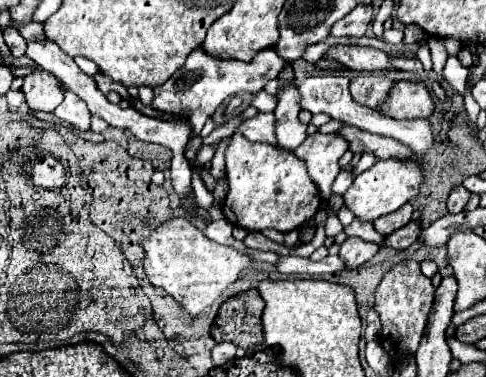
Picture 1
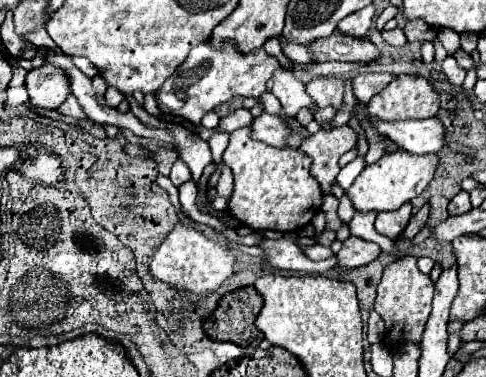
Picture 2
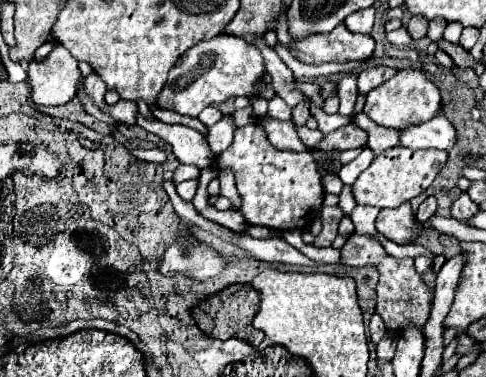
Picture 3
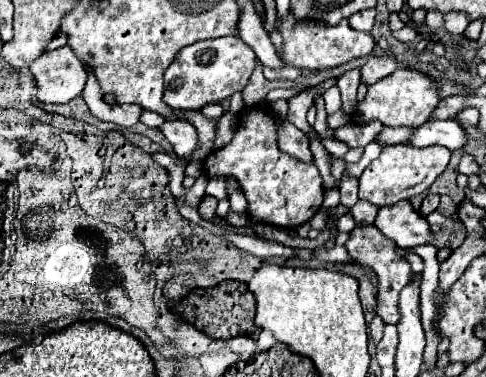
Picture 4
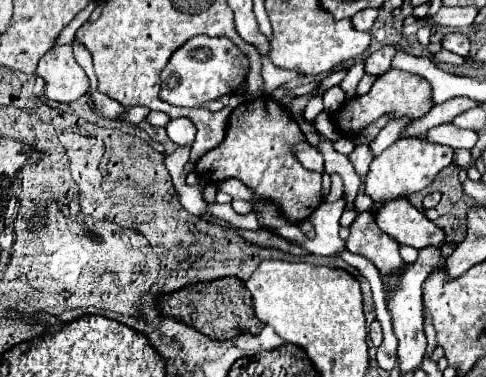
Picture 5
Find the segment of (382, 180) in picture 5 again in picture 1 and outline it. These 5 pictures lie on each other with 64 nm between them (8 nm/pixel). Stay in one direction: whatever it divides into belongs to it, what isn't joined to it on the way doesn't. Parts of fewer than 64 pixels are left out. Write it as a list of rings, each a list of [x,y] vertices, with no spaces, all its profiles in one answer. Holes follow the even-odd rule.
[[[378,160],[372,168],[356,176],[352,186],[344,194],[344,204],[360,218],[360,220],[376,220],[378,216],[390,214],[418,196],[420,186],[424,182],[422,164],[418,160]]]

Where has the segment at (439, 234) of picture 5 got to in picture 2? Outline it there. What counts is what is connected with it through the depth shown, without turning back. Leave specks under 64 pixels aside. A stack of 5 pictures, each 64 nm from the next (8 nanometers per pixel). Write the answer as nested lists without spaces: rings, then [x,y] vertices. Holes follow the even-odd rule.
[[[404,204],[404,208],[398,208],[396,212],[380,212],[376,216],[376,230],[390,240],[400,240],[408,220],[412,216],[412,206]]]

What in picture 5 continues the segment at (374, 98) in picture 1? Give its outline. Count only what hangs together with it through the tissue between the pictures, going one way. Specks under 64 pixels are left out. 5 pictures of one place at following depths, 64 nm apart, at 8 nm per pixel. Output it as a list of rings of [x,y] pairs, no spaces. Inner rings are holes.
[[[388,44],[382,46],[380,50],[372,52],[368,56],[368,60],[366,60],[366,72],[368,74],[376,74],[376,76],[384,74],[390,68],[390,60],[392,60],[394,54],[396,54],[396,48],[394,46],[388,46]]]

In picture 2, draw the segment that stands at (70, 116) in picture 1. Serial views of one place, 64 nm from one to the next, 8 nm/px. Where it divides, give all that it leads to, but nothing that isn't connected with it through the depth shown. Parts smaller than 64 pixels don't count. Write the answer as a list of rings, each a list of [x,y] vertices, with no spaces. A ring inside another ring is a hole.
[[[70,94],[70,96],[66,98],[66,102],[58,108],[58,112],[60,112],[60,114],[70,114],[70,116],[76,116],[76,118],[86,118],[86,114],[82,112],[78,100],[76,100],[72,94]]]

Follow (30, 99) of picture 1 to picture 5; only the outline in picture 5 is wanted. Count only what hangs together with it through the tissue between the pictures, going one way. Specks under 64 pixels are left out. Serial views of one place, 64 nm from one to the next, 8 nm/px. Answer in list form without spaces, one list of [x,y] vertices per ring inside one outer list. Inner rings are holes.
[[[54,46],[38,62],[38,76],[46,80],[46,98],[72,102],[90,90],[90,80],[72,56],[72,46]]]

